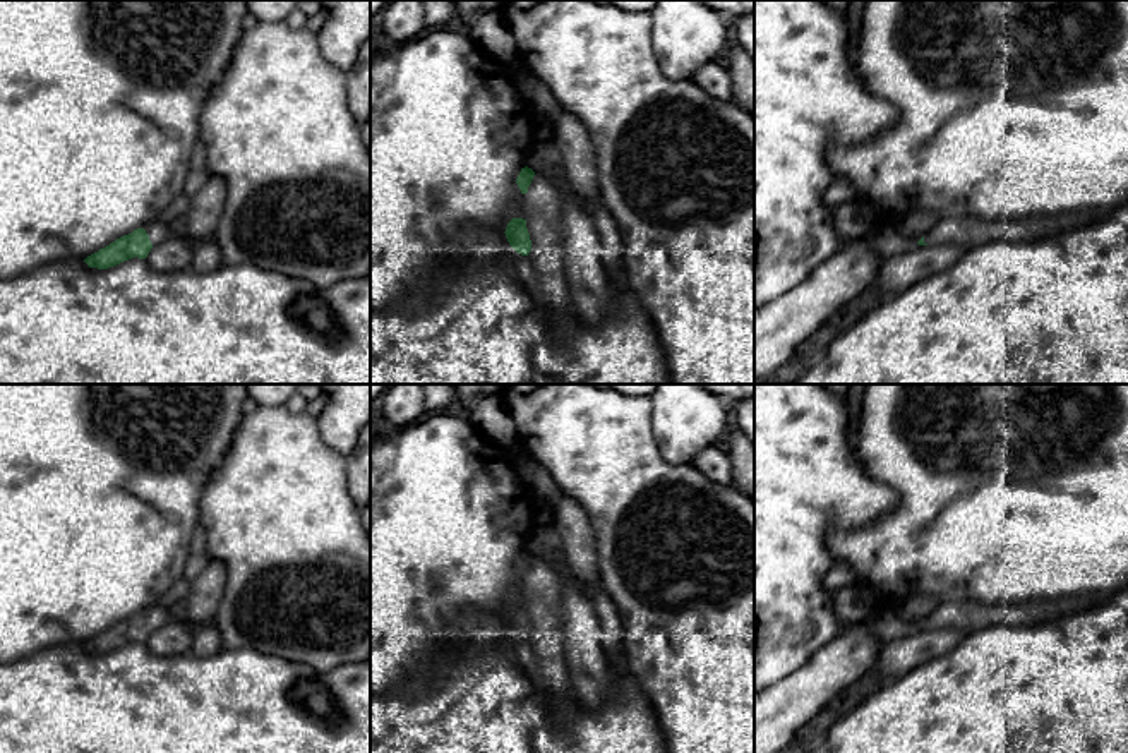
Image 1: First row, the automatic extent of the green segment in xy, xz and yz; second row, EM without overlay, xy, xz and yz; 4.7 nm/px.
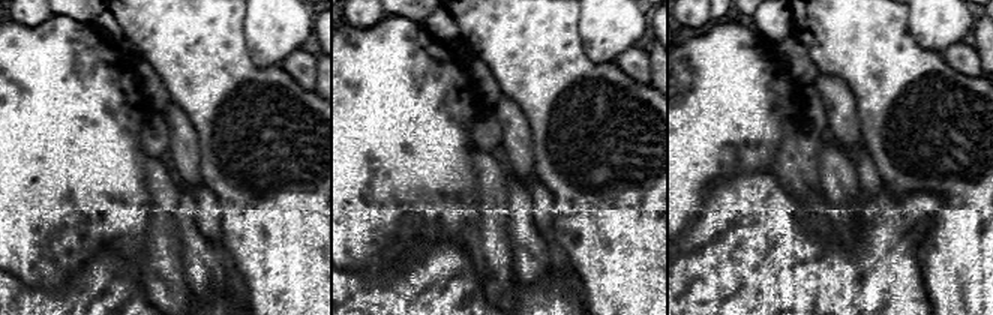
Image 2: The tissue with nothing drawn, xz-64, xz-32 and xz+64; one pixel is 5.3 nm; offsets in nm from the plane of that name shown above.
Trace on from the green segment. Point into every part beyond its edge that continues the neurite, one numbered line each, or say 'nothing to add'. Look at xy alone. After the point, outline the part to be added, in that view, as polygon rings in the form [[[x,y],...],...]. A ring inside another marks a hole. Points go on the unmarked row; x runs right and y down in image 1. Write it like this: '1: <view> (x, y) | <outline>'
1: xy (158, 614) | [[[156,604],[153,607],[147,607],[142,612],[149,619],[149,624],[151,624],[153,631],[156,631],[163,624],[166,624],[177,614],[171,609],[161,605],[161,604]]]

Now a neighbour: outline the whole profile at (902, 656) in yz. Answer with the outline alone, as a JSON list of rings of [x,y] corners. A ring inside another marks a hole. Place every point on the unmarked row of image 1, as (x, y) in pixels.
[[[917,628],[912,635],[883,645],[883,650],[867,676],[876,678],[881,683],[895,681],[914,671],[917,666],[953,650],[969,635],[969,631],[951,628]]]

